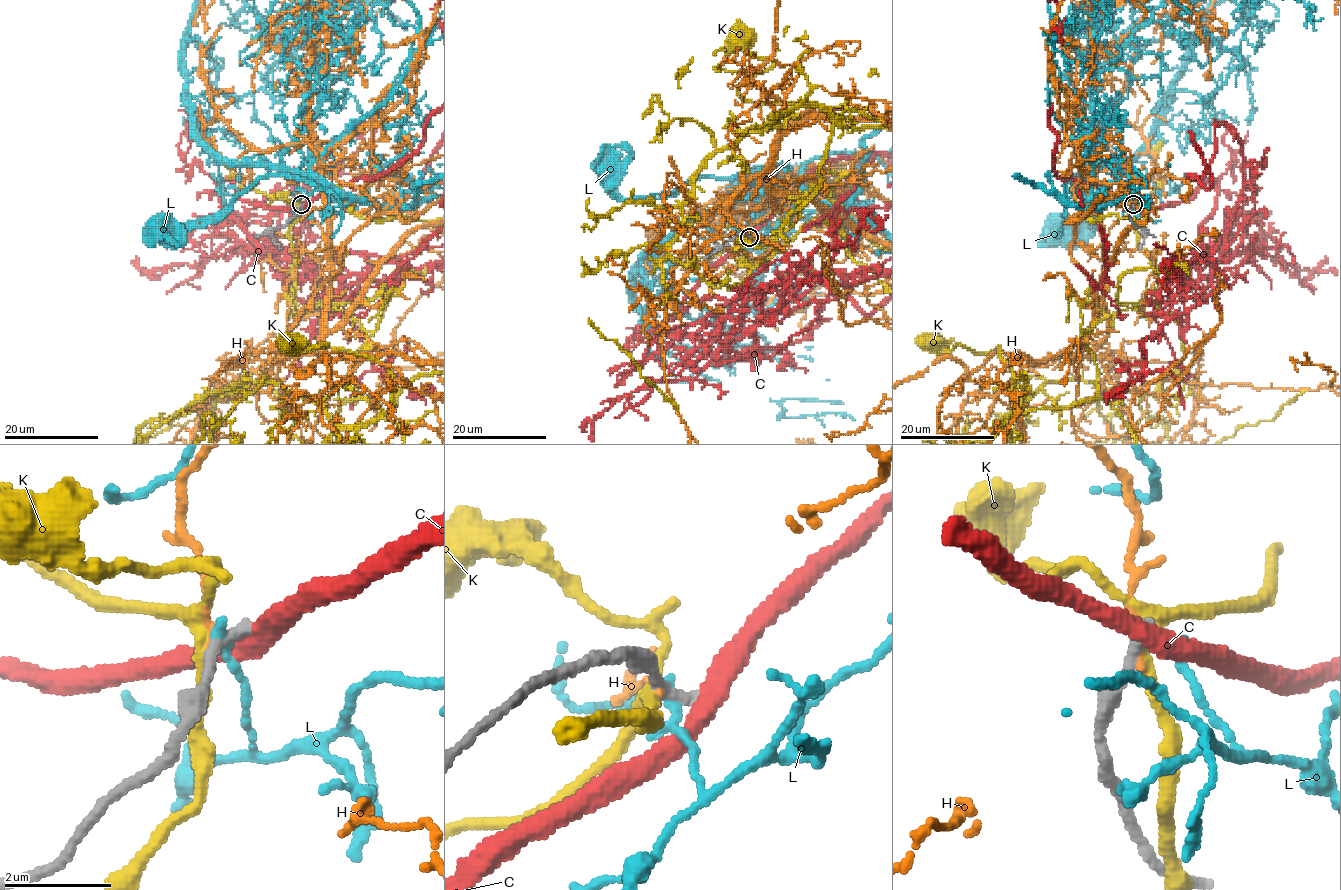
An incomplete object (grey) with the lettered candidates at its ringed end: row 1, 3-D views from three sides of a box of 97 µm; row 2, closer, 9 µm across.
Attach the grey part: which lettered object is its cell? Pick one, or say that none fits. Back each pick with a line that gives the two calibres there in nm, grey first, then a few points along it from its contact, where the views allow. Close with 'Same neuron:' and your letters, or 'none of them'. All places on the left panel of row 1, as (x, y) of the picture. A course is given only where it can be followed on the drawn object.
Same neuron: none of them

